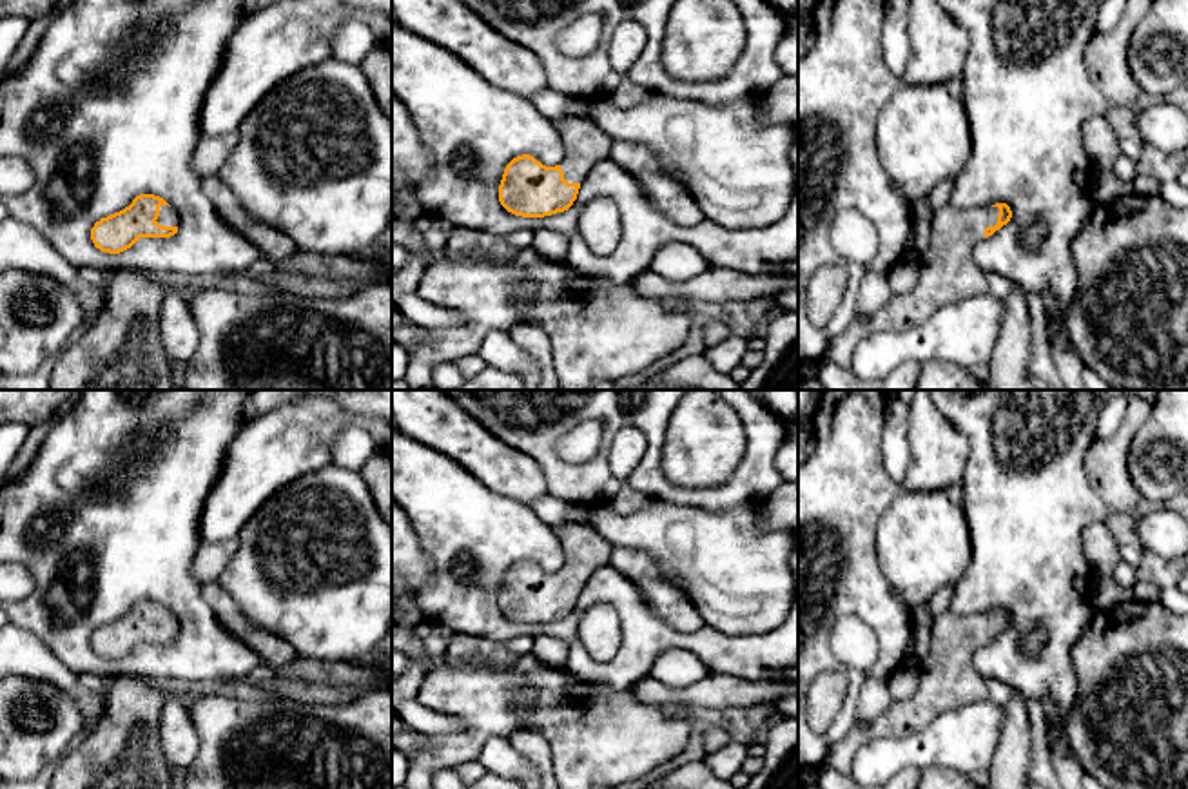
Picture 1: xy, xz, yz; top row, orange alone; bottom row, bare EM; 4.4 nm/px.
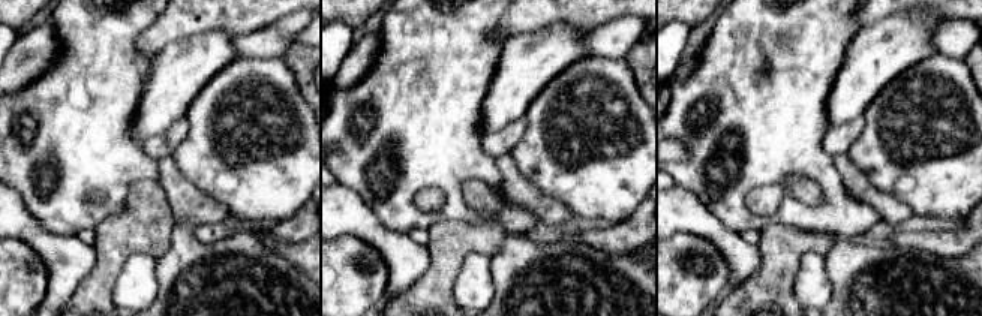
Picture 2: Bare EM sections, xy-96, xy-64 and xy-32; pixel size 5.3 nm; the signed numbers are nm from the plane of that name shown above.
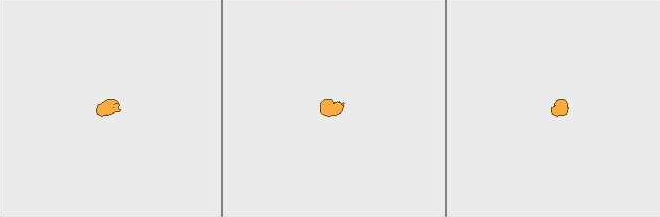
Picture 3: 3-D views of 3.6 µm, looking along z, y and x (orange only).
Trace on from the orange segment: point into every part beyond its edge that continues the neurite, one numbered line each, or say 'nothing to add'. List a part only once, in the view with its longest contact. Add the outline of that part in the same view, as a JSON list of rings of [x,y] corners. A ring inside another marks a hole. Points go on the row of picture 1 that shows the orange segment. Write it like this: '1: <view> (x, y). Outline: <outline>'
1: xy (167, 216). Outline: [[[161,205],[160,207],[160,216],[156,219],[160,225],[163,227],[180,227],[180,216],[178,212],[169,207],[169,205]]]

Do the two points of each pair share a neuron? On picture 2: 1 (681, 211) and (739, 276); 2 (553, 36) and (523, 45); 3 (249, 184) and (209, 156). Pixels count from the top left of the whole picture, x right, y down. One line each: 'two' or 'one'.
1: one
2: one
3: one

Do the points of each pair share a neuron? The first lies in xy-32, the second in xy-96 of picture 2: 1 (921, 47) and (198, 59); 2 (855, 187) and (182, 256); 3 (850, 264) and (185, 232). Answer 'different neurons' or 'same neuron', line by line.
1: same neuron
2: same neuron
3: same neuron

